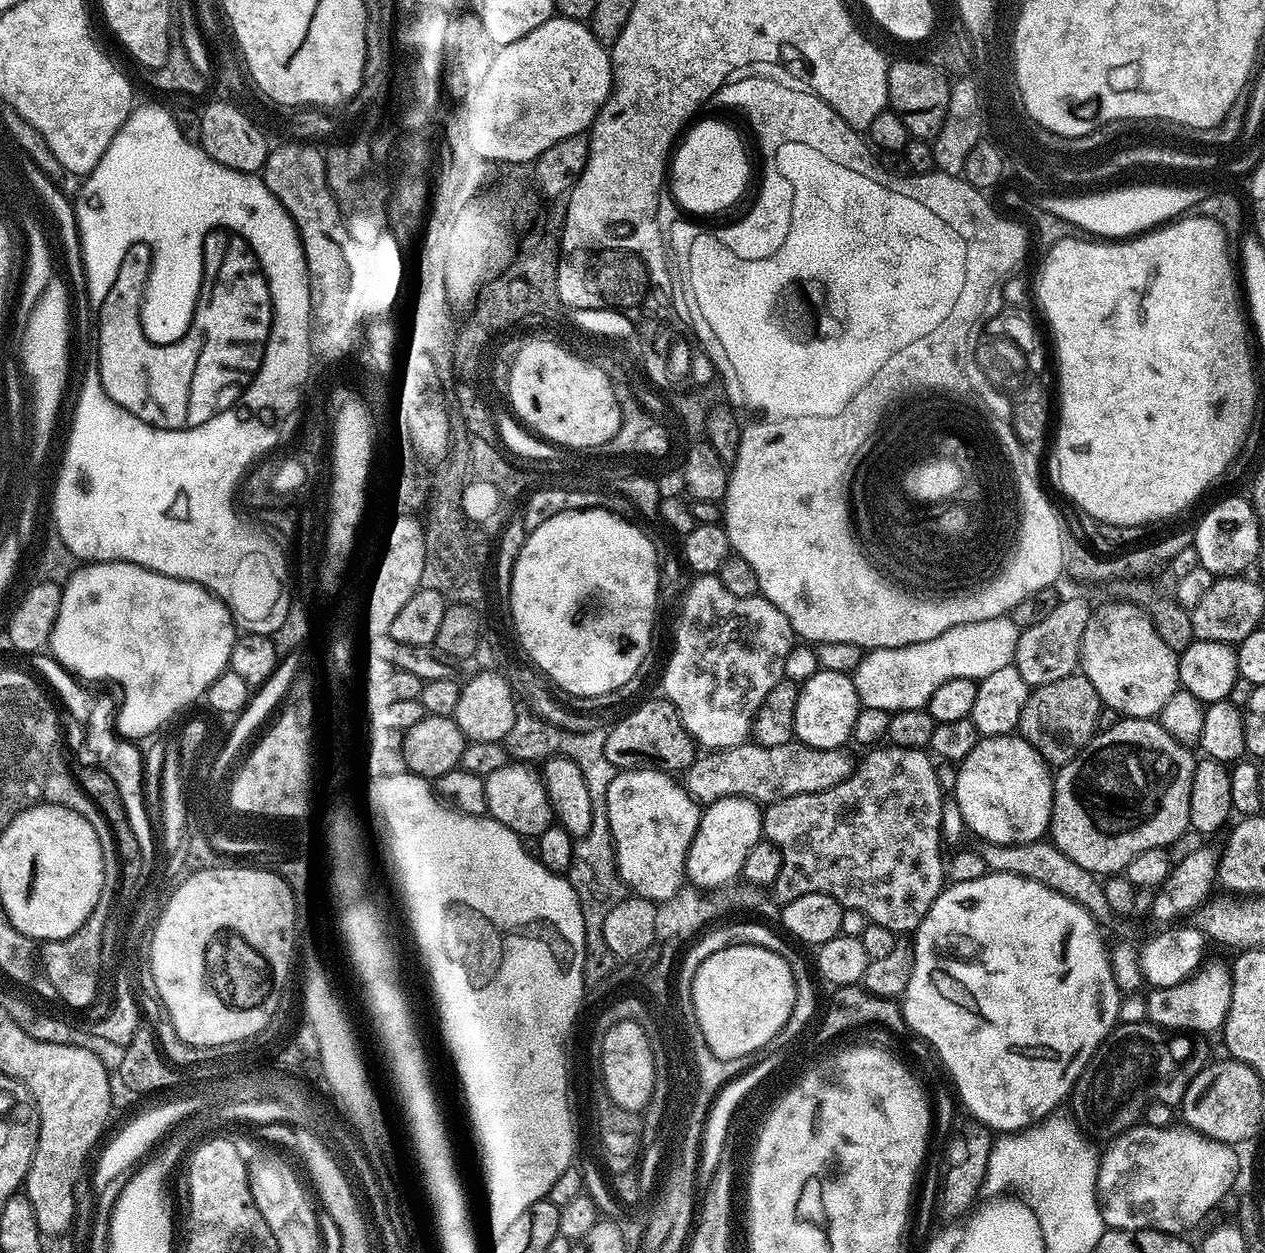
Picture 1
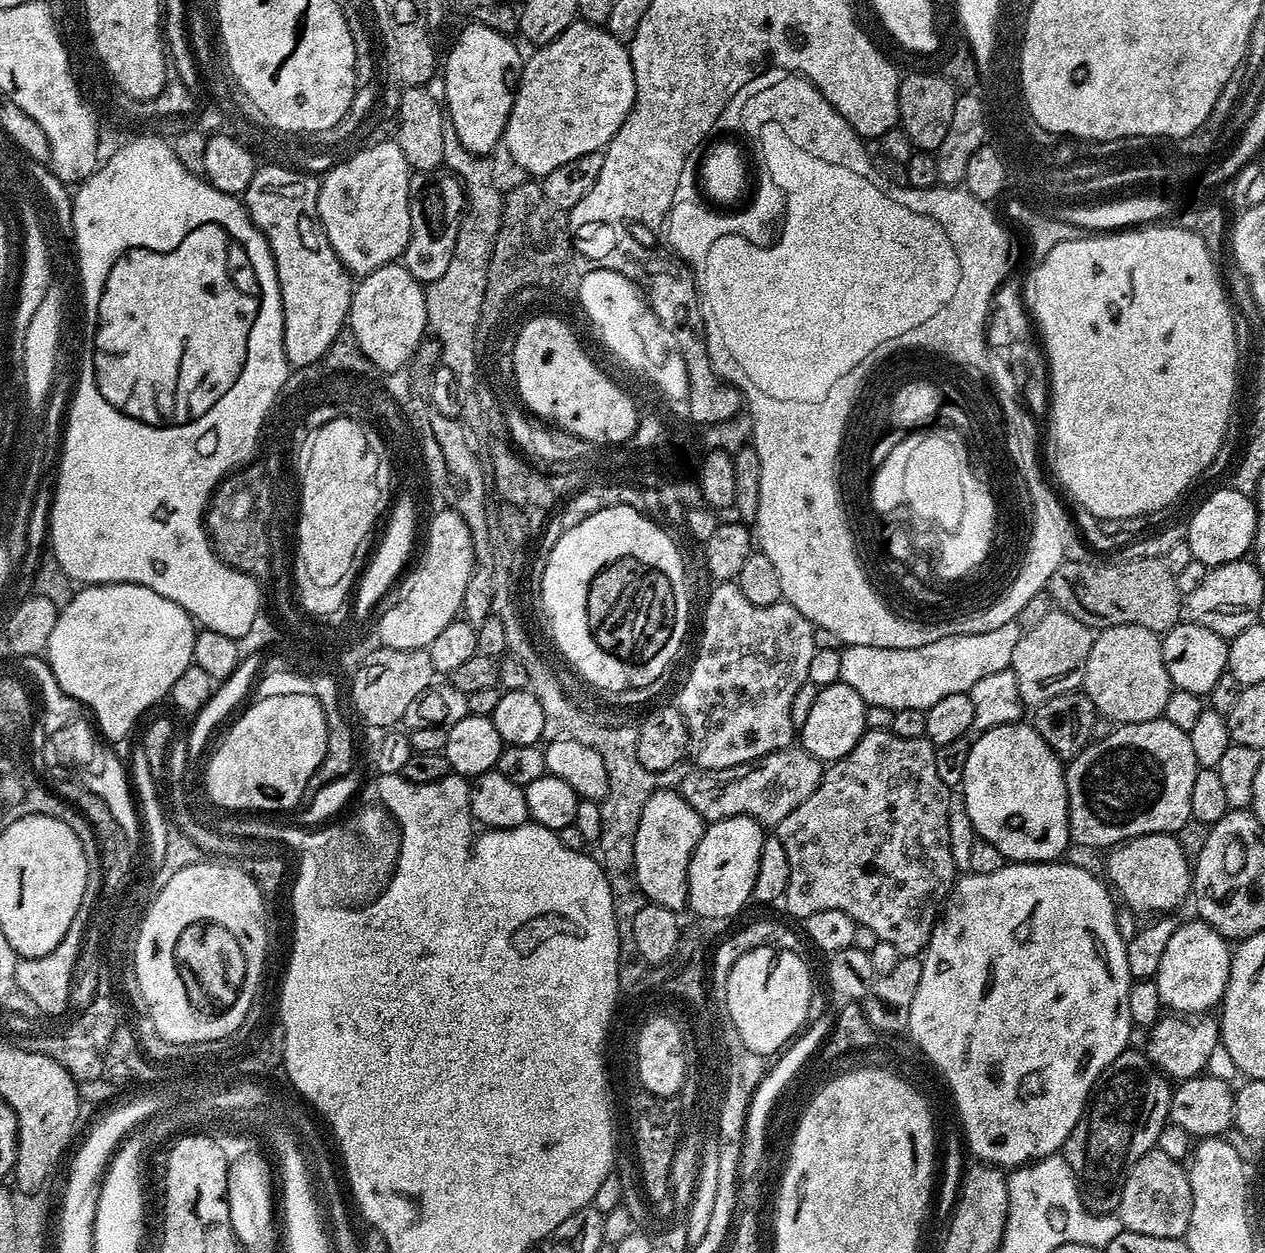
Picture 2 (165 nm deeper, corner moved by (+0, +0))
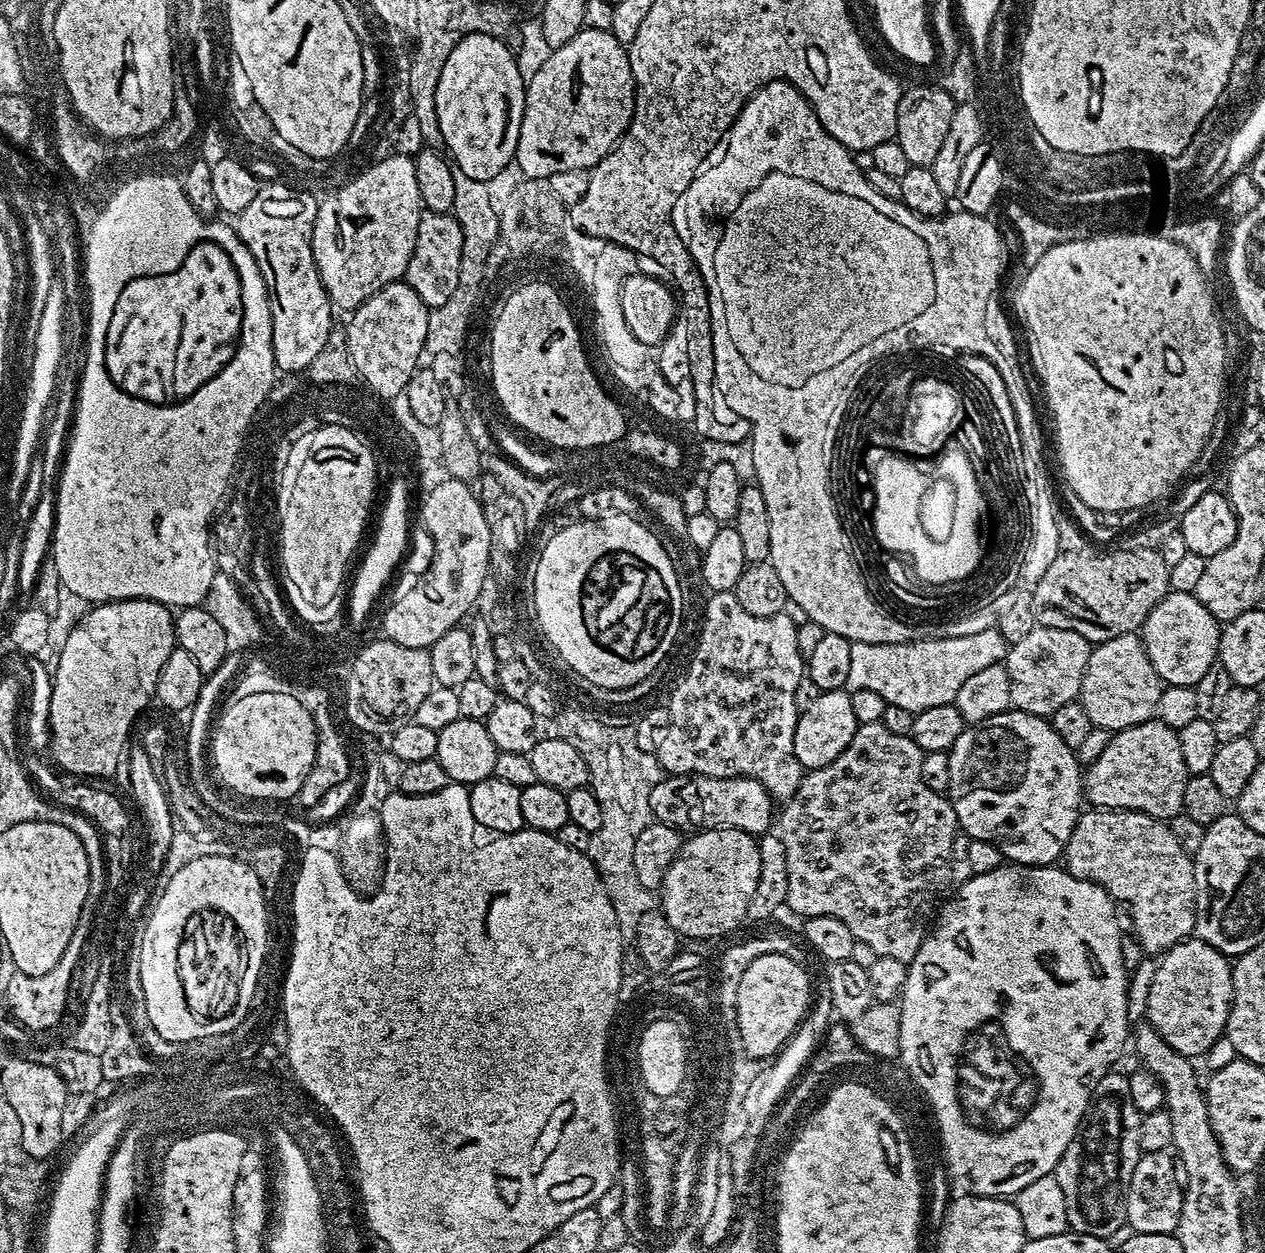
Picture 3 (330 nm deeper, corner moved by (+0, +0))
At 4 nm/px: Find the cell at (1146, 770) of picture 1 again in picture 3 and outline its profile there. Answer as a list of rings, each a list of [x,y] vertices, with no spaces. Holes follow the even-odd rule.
[[[1155,718],[1142,722],[1141,724],[1135,724],[1129,728],[1123,728],[1121,732],[1109,735],[1108,745],[1106,750],[1102,750],[1102,754],[1098,754],[1098,758],[1094,758],[1092,764],[1087,765],[1086,771],[1082,776],[1082,792],[1088,800],[1093,809],[1096,810],[1115,810],[1117,812],[1141,812],[1147,816],[1152,816],[1155,820],[1162,820],[1167,822],[1171,816],[1178,815],[1184,807],[1182,802],[1182,794],[1186,790],[1186,782],[1188,781],[1190,773],[1186,770],[1186,762],[1182,762],[1182,742],[1180,741],[1180,733],[1177,729],[1166,726],[1161,720]]]

